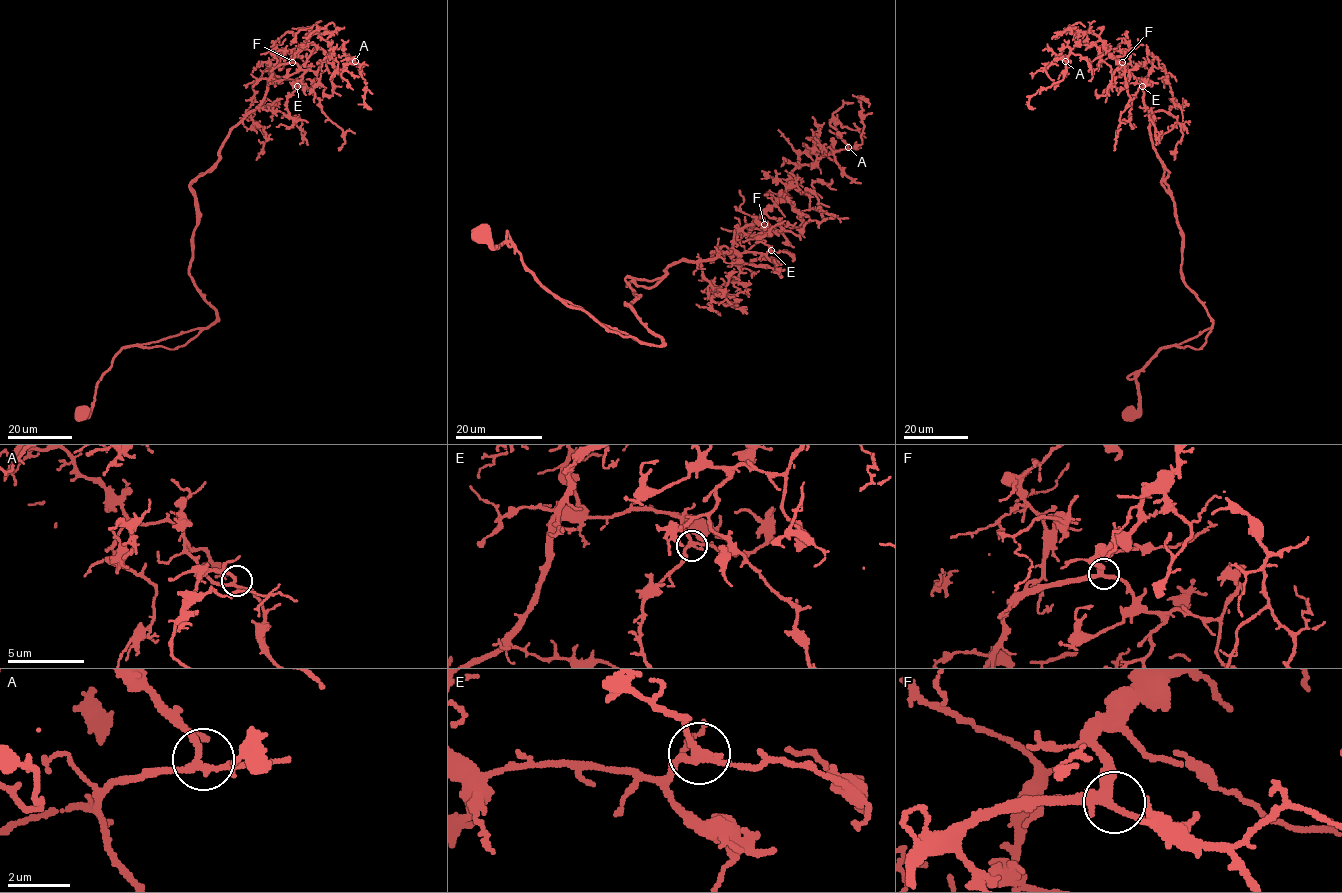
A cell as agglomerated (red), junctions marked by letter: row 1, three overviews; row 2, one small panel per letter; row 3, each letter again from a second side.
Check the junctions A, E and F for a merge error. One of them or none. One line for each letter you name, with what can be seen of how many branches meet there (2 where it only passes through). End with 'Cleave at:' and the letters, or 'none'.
Cleave at: none

